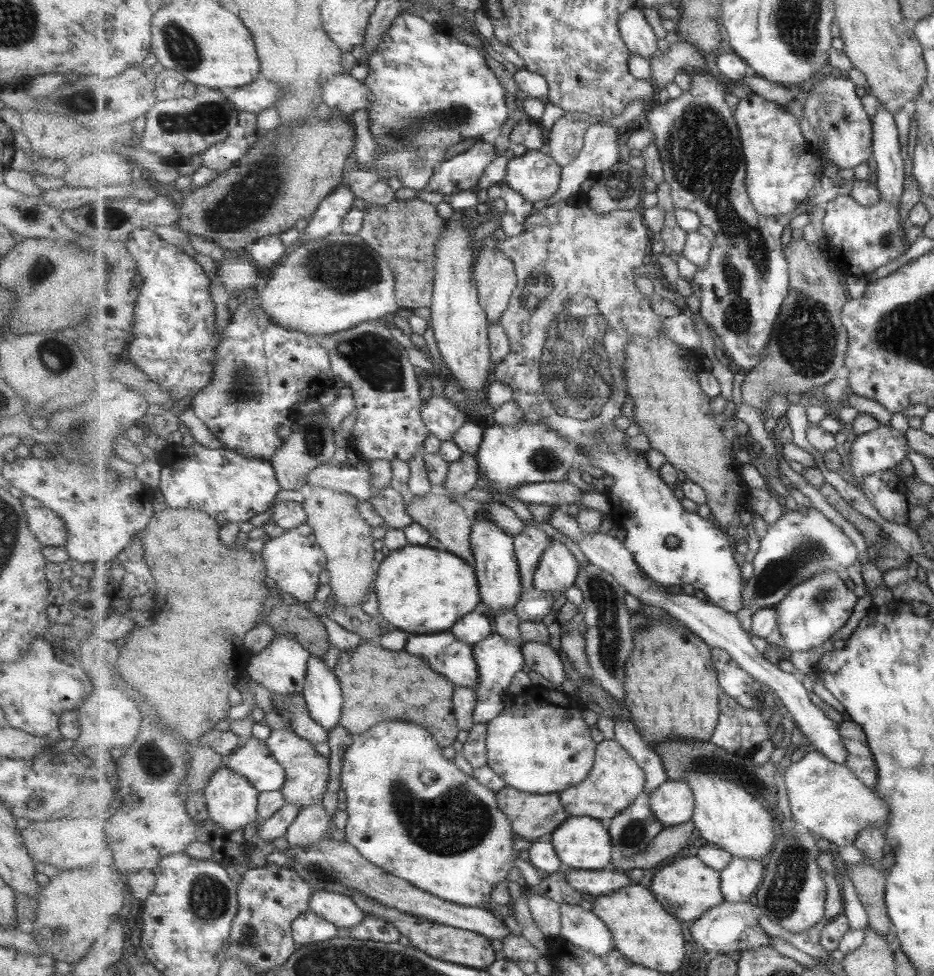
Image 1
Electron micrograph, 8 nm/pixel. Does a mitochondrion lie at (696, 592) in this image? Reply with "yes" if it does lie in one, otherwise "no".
no

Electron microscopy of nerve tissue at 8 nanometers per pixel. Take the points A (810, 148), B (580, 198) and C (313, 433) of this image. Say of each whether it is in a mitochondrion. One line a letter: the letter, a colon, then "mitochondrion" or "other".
A: other
B: other
C: mitochondrion

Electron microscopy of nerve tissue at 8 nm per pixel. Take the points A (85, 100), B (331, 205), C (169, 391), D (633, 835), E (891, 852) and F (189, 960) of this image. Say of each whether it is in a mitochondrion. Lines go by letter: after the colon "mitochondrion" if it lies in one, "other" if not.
A: mitochondrion
B: other
C: other
D: mitochondrion
E: other
F: other

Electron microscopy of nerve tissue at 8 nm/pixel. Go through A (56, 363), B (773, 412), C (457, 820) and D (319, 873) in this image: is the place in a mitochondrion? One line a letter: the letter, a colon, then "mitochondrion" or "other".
A: mitochondrion
B: other
C: mitochondrion
D: mitochondrion

